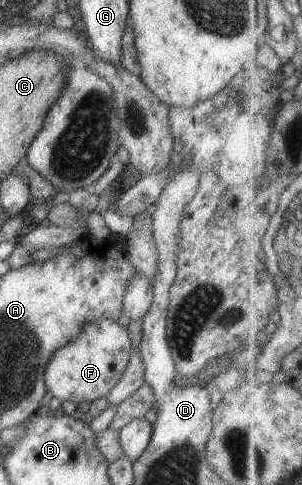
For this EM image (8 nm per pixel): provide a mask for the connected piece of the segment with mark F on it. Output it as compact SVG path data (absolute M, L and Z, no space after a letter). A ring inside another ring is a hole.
M111 318L91 320L80 327L80 332L60 345L47 360L43 370L43 381L48 397L61 401L93 401L106 396L122 376L128 357L130 342L127 330Z

